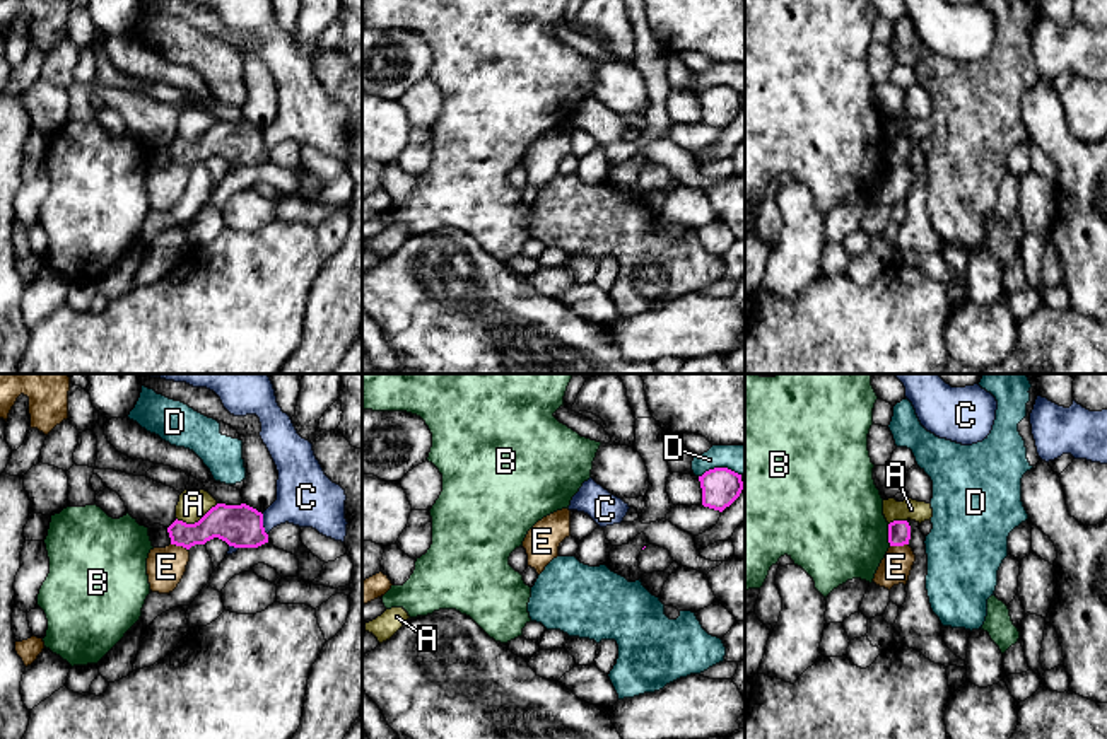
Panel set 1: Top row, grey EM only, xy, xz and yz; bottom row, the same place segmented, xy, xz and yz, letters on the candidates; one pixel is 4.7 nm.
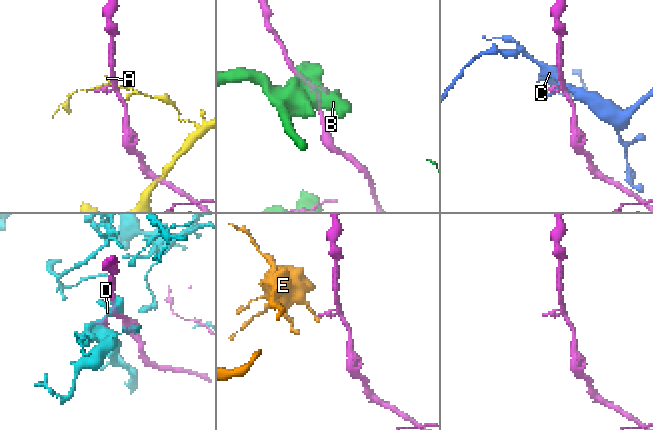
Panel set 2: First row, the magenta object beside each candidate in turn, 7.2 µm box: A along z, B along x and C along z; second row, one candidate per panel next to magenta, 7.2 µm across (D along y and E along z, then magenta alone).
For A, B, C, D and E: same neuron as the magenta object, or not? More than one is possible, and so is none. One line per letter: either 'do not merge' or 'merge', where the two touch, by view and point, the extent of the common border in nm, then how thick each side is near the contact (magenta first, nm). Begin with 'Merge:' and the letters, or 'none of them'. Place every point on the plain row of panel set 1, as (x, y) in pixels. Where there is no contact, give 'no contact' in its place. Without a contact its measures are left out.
Merge: none of them
A: do not merge; contact xy (199, 139); length 220 nm; calibres 200 and 140 nm
B: do not merge; contact yz (889, 152); length 110 nm; calibres 110 and 480 nm
C: do not merge; contact xy (262, 142); length 110 nm; calibres 200 and 280 nm
D: do not merge; contact xz (720, 86); length 200 nm; calibres 180 and 130 nm
E: do not merge; contact yz (899, 162); length 90 nm; calibres 110 and 150 nm

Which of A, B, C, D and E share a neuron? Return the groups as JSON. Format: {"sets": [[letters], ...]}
{"sets": [["A"], ["B"], ["C"], ["D"], ["E"]]}

